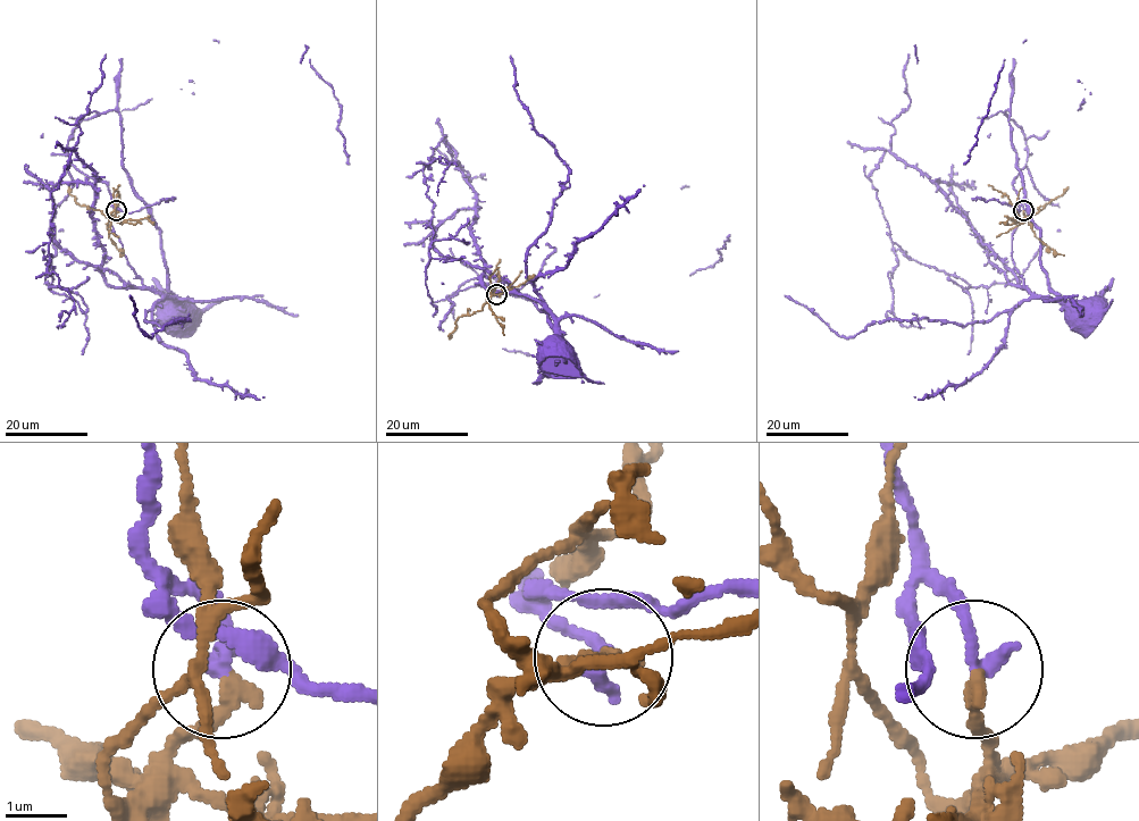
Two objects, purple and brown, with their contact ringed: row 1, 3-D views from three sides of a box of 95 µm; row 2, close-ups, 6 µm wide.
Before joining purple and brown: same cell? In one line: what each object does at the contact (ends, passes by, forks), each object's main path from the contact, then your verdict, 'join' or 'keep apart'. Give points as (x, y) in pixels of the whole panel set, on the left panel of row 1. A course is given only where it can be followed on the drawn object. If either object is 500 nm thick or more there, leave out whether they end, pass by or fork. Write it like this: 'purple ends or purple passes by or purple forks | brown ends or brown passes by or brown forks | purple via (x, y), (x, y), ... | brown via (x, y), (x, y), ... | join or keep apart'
purple ends | brown ends | purple via (116, 210), (107, 184), (67, 152), (83, 119), (114, 109), (122, 168), (160, 229), (173, 299), (161, 325) | brown via (116, 210), (107, 217), (100, 210), (81, 206), (69, 193), (69, 186) | keep apart

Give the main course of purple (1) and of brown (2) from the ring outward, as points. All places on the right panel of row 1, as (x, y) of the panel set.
1: (1023, 210), (1013, 184), (1026, 162), (1027, 145), (1006, 109), (1047, 285), (1089, 325)
2: (1023, 210), (1024, 217), (1031, 217), (1069, 186)

